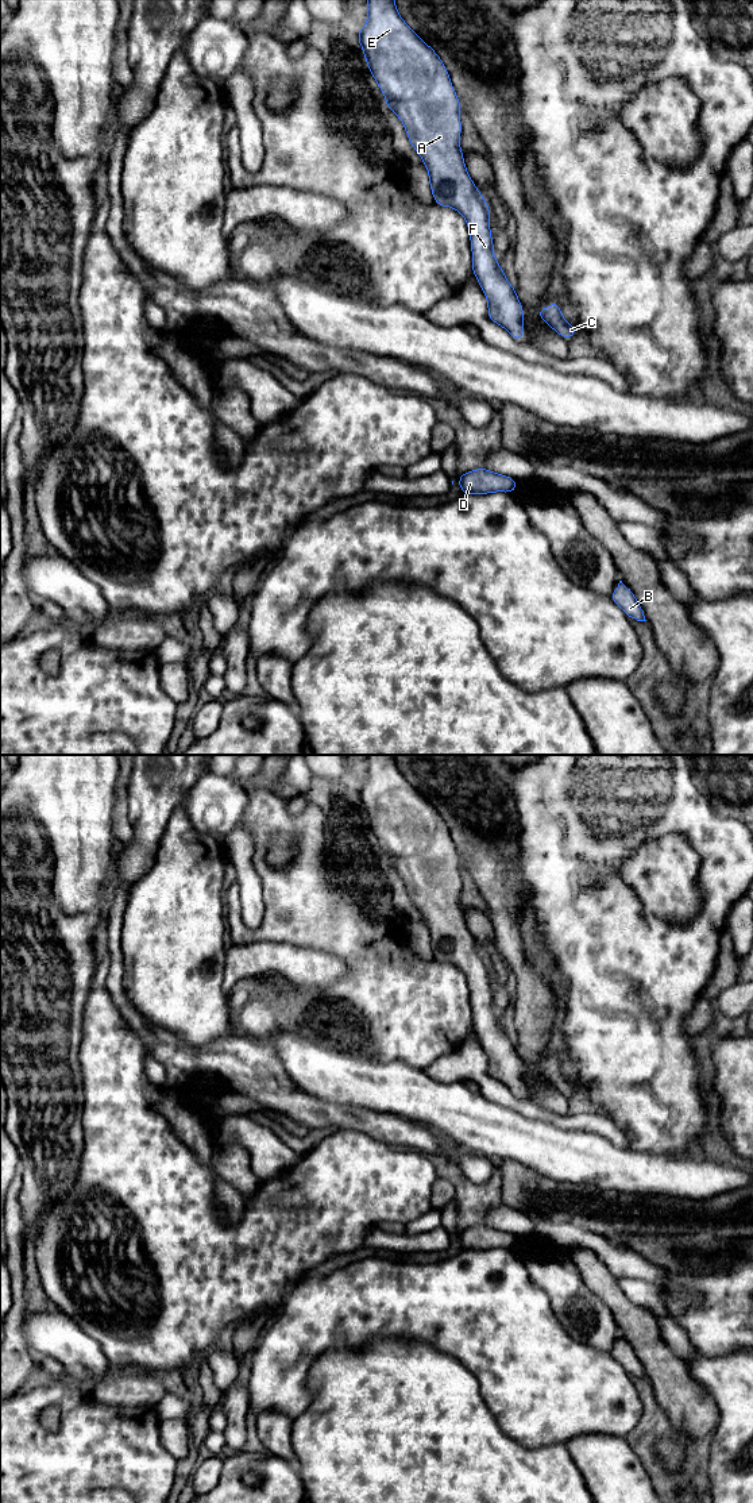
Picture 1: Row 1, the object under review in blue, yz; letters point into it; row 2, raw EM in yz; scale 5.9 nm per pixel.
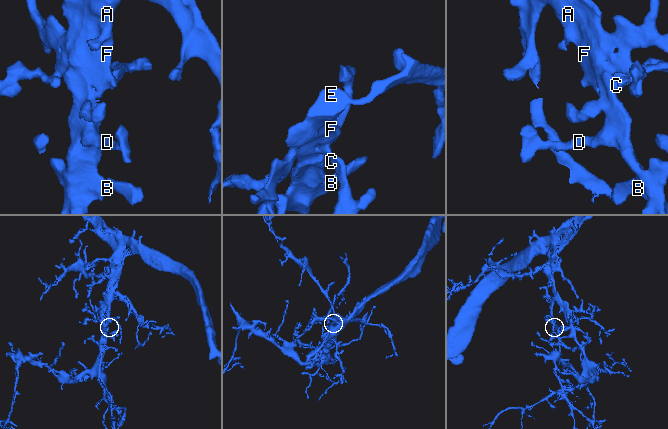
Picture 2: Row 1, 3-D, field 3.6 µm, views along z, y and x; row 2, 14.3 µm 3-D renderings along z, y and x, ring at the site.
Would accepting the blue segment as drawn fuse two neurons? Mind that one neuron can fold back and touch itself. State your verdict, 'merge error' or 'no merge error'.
no merge error

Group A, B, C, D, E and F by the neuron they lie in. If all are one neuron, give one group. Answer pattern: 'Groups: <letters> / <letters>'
Groups: A B C D E F

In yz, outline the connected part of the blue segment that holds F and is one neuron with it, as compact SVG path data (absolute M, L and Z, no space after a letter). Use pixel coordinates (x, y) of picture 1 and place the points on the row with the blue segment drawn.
M367 0L367 24L358 30L358 41L370 73L386 99L386 108L402 122L413 149L429 173L436 205L451 207L466 219L472 253L472 274L487 298L487 315L517 342L524 340L524 307L494 255L490 208L470 177L460 149L460 109L449 73L436 51L401 18L394 0Z

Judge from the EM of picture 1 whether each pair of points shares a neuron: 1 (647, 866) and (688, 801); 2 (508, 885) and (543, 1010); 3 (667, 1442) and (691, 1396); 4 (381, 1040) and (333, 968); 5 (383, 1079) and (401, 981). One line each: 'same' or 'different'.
1: different
2: same
3: different
4: different
5: different

